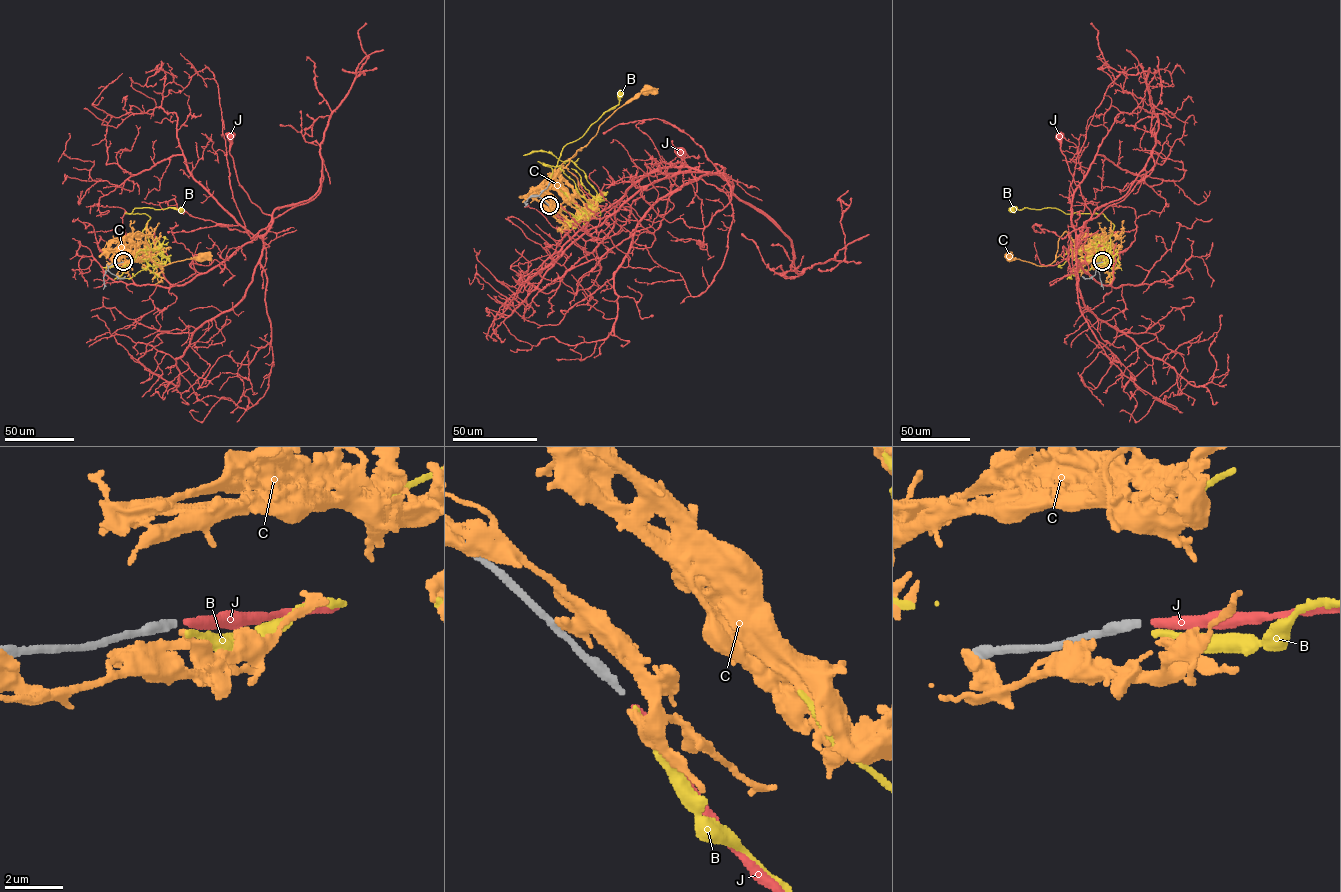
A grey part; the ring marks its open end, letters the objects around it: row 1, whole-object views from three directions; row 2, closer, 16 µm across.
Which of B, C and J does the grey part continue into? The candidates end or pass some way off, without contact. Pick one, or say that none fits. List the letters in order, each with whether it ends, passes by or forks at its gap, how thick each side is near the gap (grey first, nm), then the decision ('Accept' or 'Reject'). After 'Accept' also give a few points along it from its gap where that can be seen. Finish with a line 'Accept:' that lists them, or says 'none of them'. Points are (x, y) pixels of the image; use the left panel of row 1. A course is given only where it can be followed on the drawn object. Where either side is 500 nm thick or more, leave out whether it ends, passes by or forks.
B: It ends there. Thickness 280 nm (grey) against 220 nm. Reject
C: It ends there. Thickness 280 nm (grey) against 300 nm. Reject
J: It ends there. Thickness 280 nm (grey) against 320 nm. Accept. Its course: (123, 261), (147, 253), (171, 283), (184, 285), (267, 230), (271, 216), (239, 185), (229, 152), (230, 135)
Accept: J

